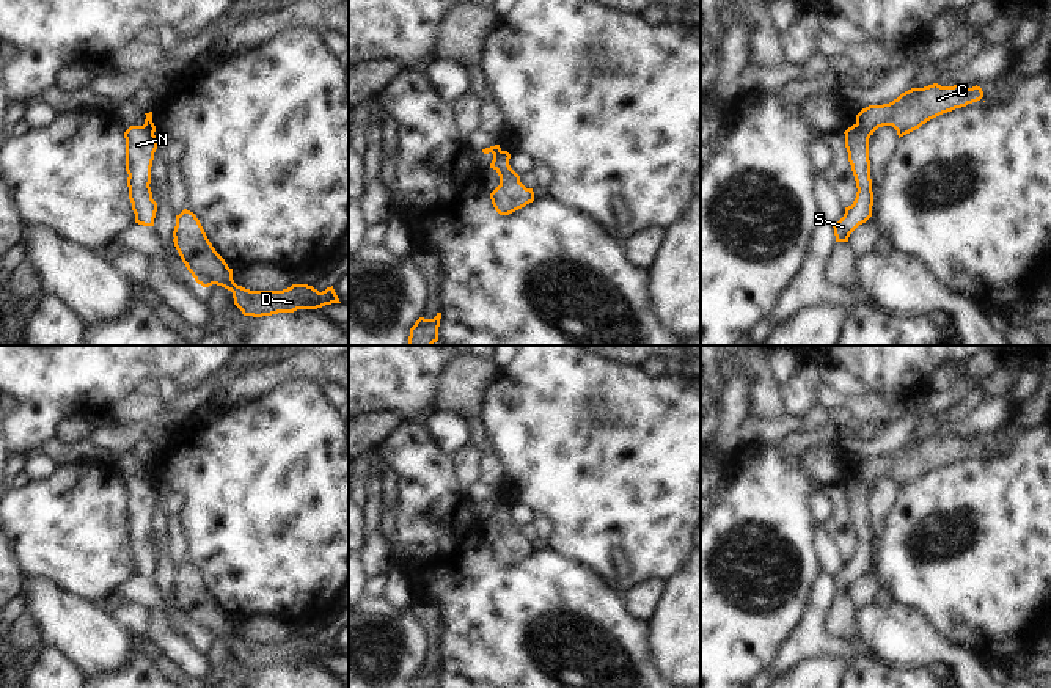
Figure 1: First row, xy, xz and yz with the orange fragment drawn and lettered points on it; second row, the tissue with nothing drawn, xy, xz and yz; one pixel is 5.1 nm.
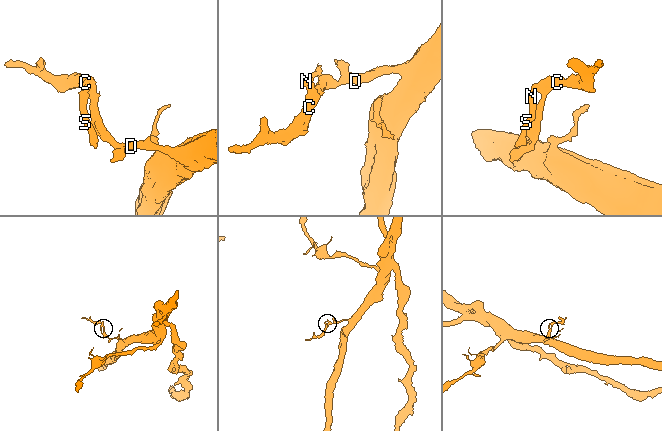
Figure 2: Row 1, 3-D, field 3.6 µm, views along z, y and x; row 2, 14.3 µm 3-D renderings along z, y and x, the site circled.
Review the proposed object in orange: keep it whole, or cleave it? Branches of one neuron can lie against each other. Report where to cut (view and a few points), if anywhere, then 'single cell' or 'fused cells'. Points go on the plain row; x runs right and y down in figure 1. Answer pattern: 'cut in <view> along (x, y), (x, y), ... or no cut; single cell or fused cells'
cut in yz along (856, 475), (869, 487); fused cells

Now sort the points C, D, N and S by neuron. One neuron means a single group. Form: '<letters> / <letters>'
C D / N S

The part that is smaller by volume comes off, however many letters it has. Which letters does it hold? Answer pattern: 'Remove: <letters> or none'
Remove: N, S

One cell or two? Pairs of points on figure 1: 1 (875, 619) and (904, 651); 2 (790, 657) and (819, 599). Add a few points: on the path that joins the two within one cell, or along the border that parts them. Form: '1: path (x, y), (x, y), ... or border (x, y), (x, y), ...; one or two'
1: path (883, 627), (899, 643); one
2: path (803, 643), (811, 635), (816, 613); one

